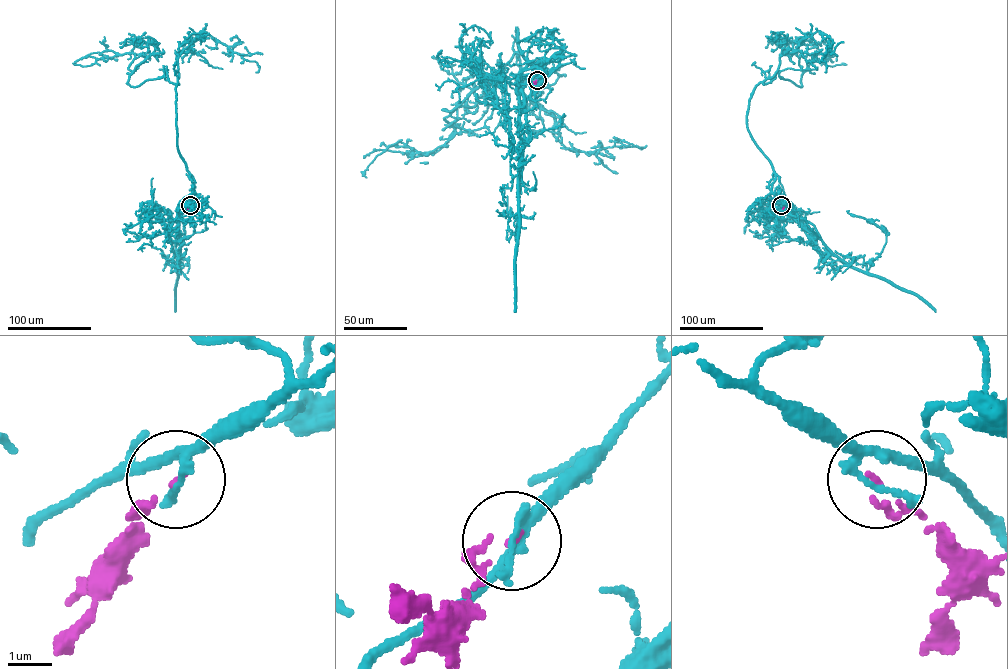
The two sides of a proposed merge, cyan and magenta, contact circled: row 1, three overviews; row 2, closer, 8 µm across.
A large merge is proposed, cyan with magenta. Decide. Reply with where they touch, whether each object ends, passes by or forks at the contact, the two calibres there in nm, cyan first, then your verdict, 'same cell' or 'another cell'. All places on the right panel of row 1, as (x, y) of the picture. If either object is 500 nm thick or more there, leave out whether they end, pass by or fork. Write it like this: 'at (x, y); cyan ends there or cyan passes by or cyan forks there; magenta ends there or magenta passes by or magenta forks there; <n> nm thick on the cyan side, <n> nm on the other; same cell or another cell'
at (781, 205); cyan ends there; magenta ends there; 200 nm thick on the cyan side, 110 nm on the other; another cell

